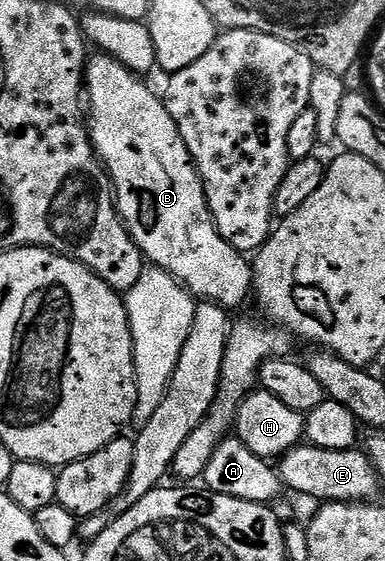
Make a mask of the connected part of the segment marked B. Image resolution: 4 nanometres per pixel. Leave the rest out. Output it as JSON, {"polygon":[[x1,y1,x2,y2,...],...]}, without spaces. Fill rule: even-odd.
{"polygon":[[97,55,97,58,90,60,85,66,84,88,87,90,87,128,89,130,89,140,93,143,93,150,97,152,97,160,101,162,106,174,108,184,111,186,111,192,117,207,117,213,121,217,121,221,127,227,127,231,131,235,131,239,139,247,142,257,150,266,167,271,171,276,185,286,194,298,201,301,211,301,215,305,221,306,226,311,234,311,245,300,250,300,252,270,248,260,237,250,232,249,228,243,219,235,219,231,213,225,213,220,209,214,209,208,205,202,205,192,201,186,201,176,198,175,196,167,193,165,192,159,189,157,187,147,183,143,183,139,179,135,179,131,175,127,175,123,171,119,171,115,165,109,164,100,160,96,157,97,144,85,142,78,136,73,130,73,129,70,122,67,114,57]]}

